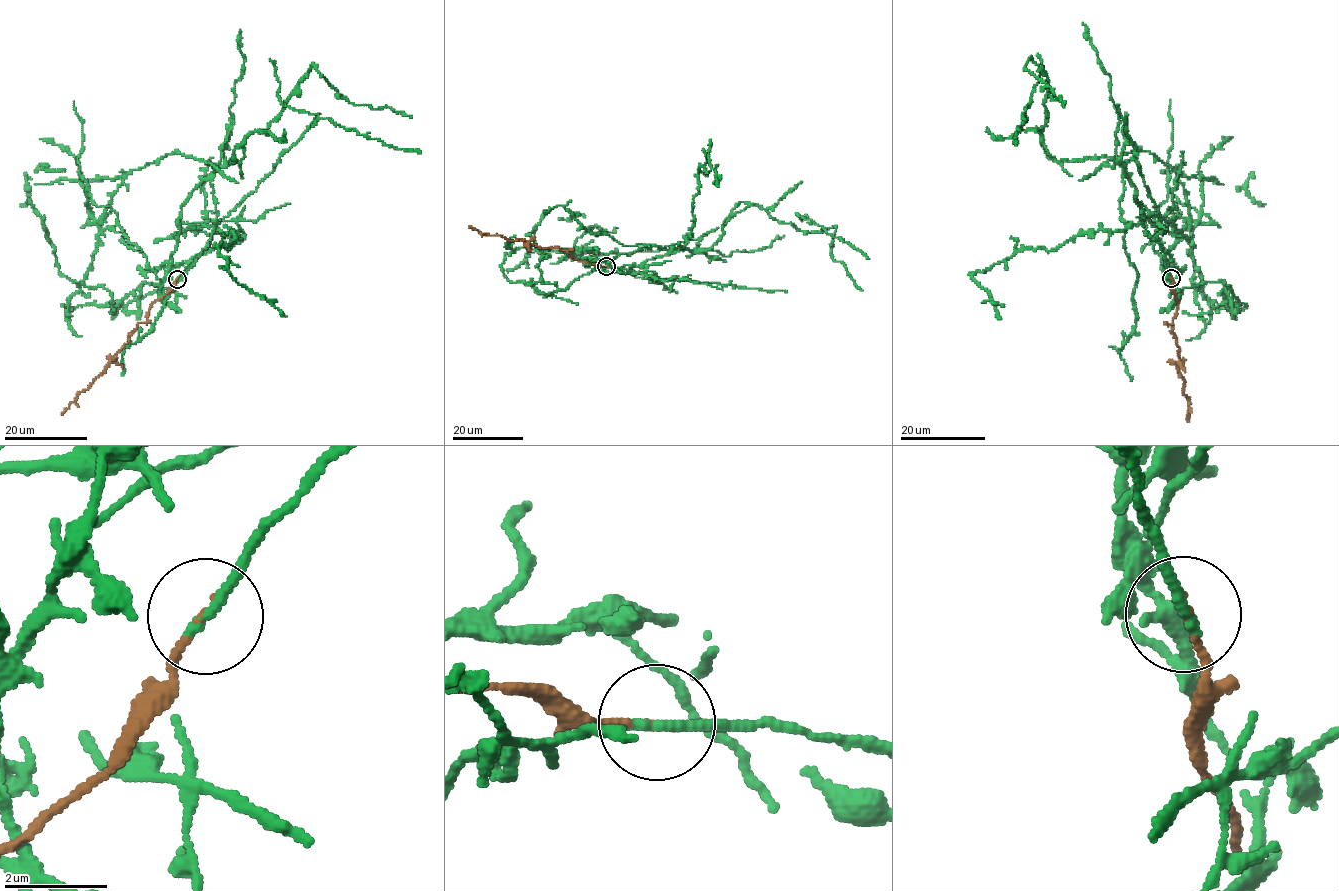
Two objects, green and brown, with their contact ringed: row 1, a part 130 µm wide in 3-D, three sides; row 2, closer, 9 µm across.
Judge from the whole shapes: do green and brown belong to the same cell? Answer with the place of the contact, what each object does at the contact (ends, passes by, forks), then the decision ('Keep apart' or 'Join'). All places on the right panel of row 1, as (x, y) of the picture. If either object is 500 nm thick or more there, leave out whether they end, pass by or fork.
Place: (1171, 278). At the ring green ends. At the ring brown ends. Keep apart

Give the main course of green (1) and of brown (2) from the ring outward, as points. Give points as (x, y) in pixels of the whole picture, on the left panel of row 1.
1: (177, 280), (200, 255), (160, 282), (100, 227), (125, 175), (174, 152), (216, 165), (217, 222), (120, 375)
2: (177, 280), (169, 292), (152, 304), (146, 322), (138, 324), (100, 375), (79, 393), (62, 415)

